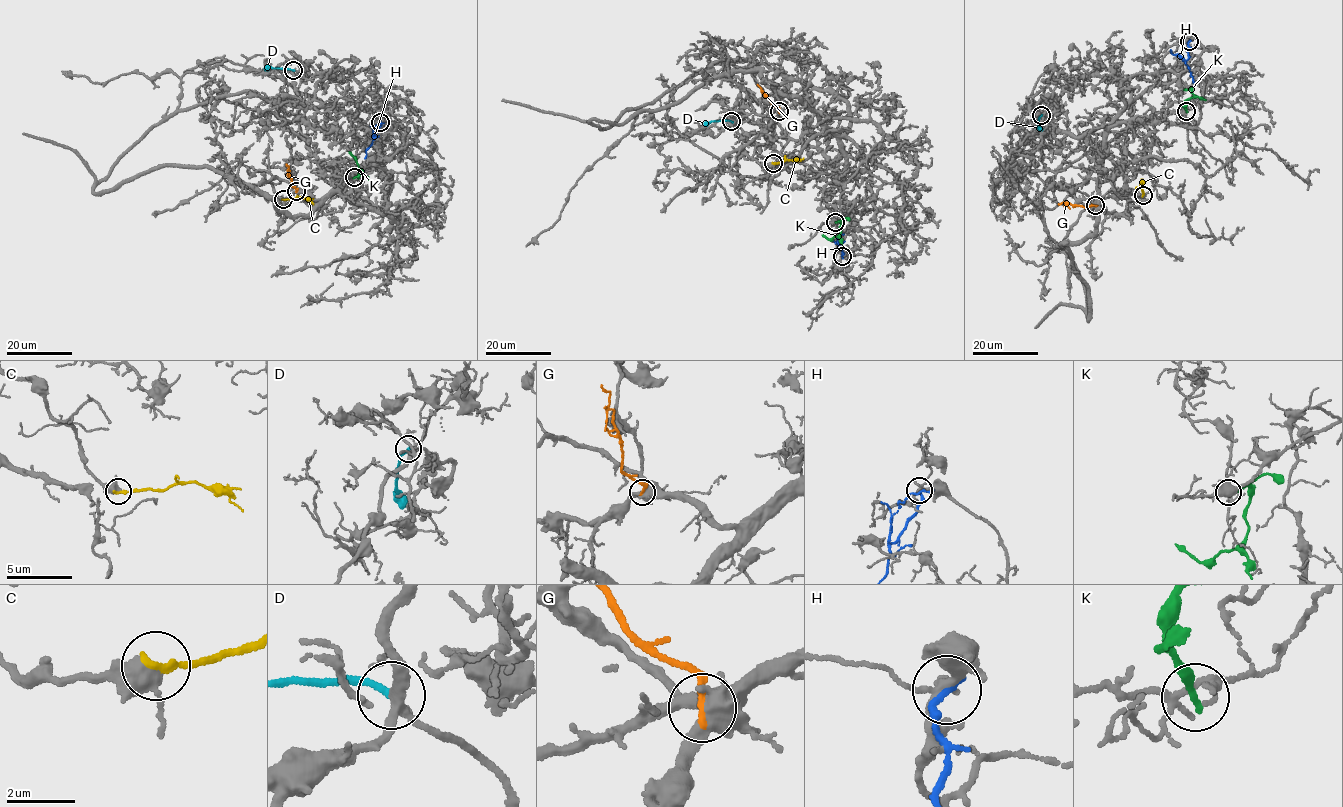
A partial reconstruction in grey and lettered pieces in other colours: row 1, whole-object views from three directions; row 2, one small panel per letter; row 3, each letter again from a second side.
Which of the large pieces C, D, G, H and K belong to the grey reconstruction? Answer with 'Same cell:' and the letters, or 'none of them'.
Same cell: C

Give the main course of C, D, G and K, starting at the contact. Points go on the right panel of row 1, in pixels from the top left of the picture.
C: (1143, 195), (1140, 186), (1142, 181), (1143, 183)
D: (1041, 116), (1037, 124), (1041, 130)
G: (1095, 205), (1085, 207), (1058, 204)
K: (1186, 111), (1184, 101), (1193, 96), (1191, 89), (1183, 90)

